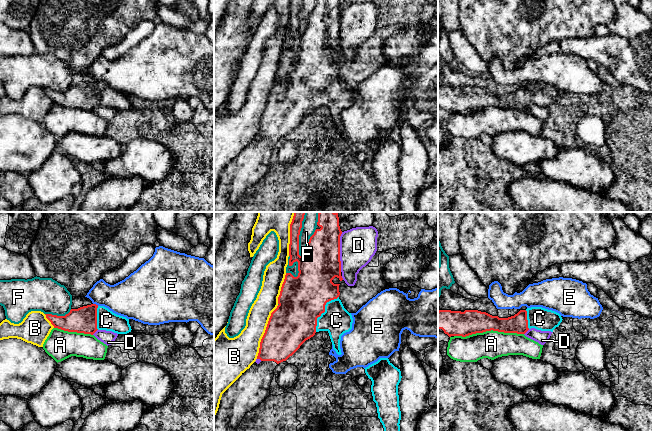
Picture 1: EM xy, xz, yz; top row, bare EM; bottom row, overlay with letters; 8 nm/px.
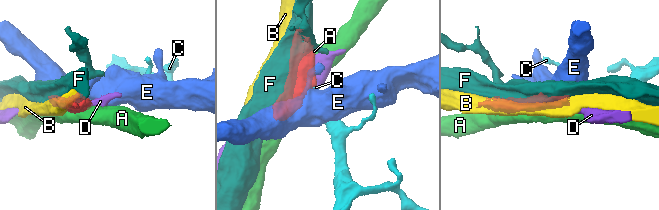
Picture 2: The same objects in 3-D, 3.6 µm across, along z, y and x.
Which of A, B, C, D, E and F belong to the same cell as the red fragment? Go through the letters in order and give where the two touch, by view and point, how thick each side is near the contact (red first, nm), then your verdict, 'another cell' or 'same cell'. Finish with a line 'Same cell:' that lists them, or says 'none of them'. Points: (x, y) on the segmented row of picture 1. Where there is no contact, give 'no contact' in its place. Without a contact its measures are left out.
A: meets red in yz at (488, 330); 200 nm thick on the red side, 220 nm on the other; another cell
B: meets red in xz at (265, 332); 360 nm thick on the red side, 260 nm on the other; another cell
C: meets red in xz at (324, 311); 380 nm thick on the red side, 220 nm on the other; same cell
D: meets red in xz at (339, 252); 320 nm thick on the red side, 300 nm on the other; another cell
E: meets red in xy at (95, 304); 200 nm thick on the red side, 280 nm on the other; another cell
F: meets red in xz at (299, 234); 280 nm thick on the red side, 120 nm on the other; another cell
Same cell: C

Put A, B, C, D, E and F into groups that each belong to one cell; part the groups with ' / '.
A / B / C / D / E / F

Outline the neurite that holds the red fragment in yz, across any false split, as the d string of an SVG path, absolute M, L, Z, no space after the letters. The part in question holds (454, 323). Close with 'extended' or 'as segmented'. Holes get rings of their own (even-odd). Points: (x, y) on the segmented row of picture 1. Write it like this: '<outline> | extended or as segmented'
M542 307L520 310L508 318L499 318L478 310L438 311L438 329L442 329L449 337L466 337L491 330L525 334L531 328L553 332L562 320L559 313Z | extended

